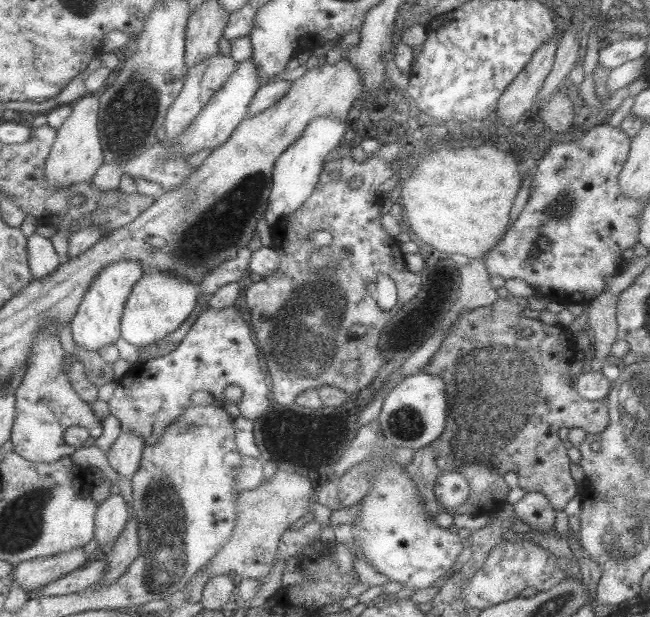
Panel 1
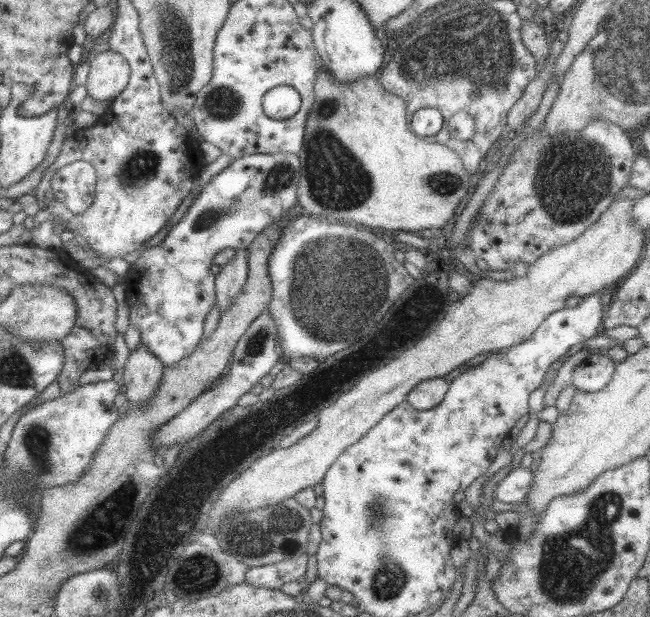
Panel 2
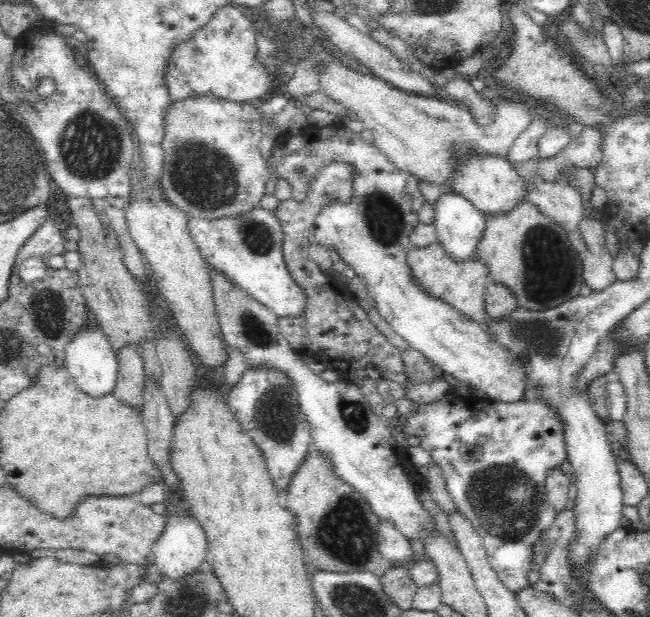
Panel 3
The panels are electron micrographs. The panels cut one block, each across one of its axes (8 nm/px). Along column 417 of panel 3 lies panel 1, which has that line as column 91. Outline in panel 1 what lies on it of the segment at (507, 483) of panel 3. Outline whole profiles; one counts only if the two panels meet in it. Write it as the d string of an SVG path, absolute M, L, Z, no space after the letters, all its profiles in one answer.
M51 320L32 352L27 378L17 390L18 418L16 420L12 441L20 455L32 462L54 463L73 454L76 446L66 442L66 432L72 425L81 425L90 431L93 444L104 434L104 418L96 416L92 403L88 402L75 390L69 372L66 372L66 350L59 336L59 320Z

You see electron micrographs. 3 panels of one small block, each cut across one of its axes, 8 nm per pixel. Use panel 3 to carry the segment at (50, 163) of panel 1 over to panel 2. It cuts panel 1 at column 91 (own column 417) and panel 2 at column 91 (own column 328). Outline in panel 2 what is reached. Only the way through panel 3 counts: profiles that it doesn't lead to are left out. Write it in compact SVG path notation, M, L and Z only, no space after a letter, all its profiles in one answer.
M104 51L90 65L87 85L91 96L101 103L119 97L131 83L131 62L119 52Z

